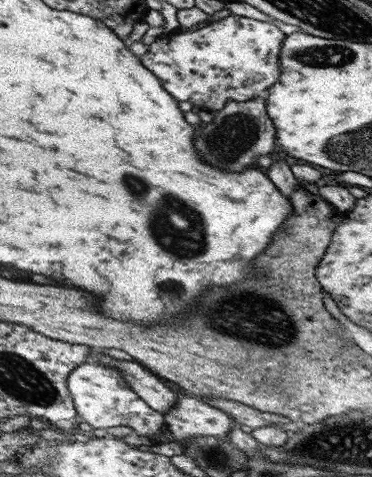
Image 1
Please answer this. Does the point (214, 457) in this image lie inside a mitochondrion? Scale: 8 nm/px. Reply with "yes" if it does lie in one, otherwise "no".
yes

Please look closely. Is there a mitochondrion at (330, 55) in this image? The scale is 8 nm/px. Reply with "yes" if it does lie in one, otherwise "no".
yes

